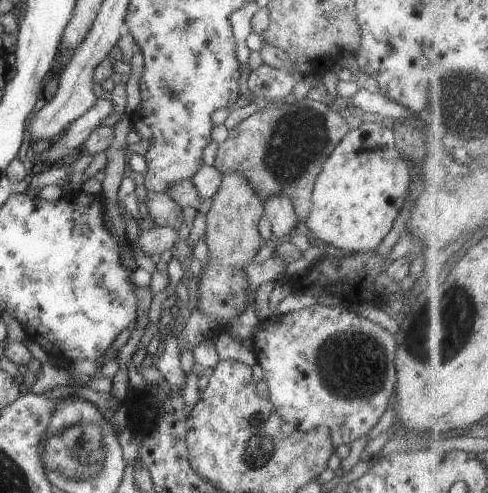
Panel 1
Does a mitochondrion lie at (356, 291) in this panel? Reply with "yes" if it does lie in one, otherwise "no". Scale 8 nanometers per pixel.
no

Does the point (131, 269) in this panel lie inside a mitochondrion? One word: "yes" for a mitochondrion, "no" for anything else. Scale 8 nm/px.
no

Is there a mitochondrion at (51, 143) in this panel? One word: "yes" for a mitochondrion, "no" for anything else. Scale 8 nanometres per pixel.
no

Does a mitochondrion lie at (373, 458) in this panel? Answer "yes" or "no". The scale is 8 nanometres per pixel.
no

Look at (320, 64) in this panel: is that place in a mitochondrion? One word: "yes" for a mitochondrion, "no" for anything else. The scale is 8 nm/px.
no

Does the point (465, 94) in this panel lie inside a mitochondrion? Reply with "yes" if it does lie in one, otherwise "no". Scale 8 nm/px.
yes

